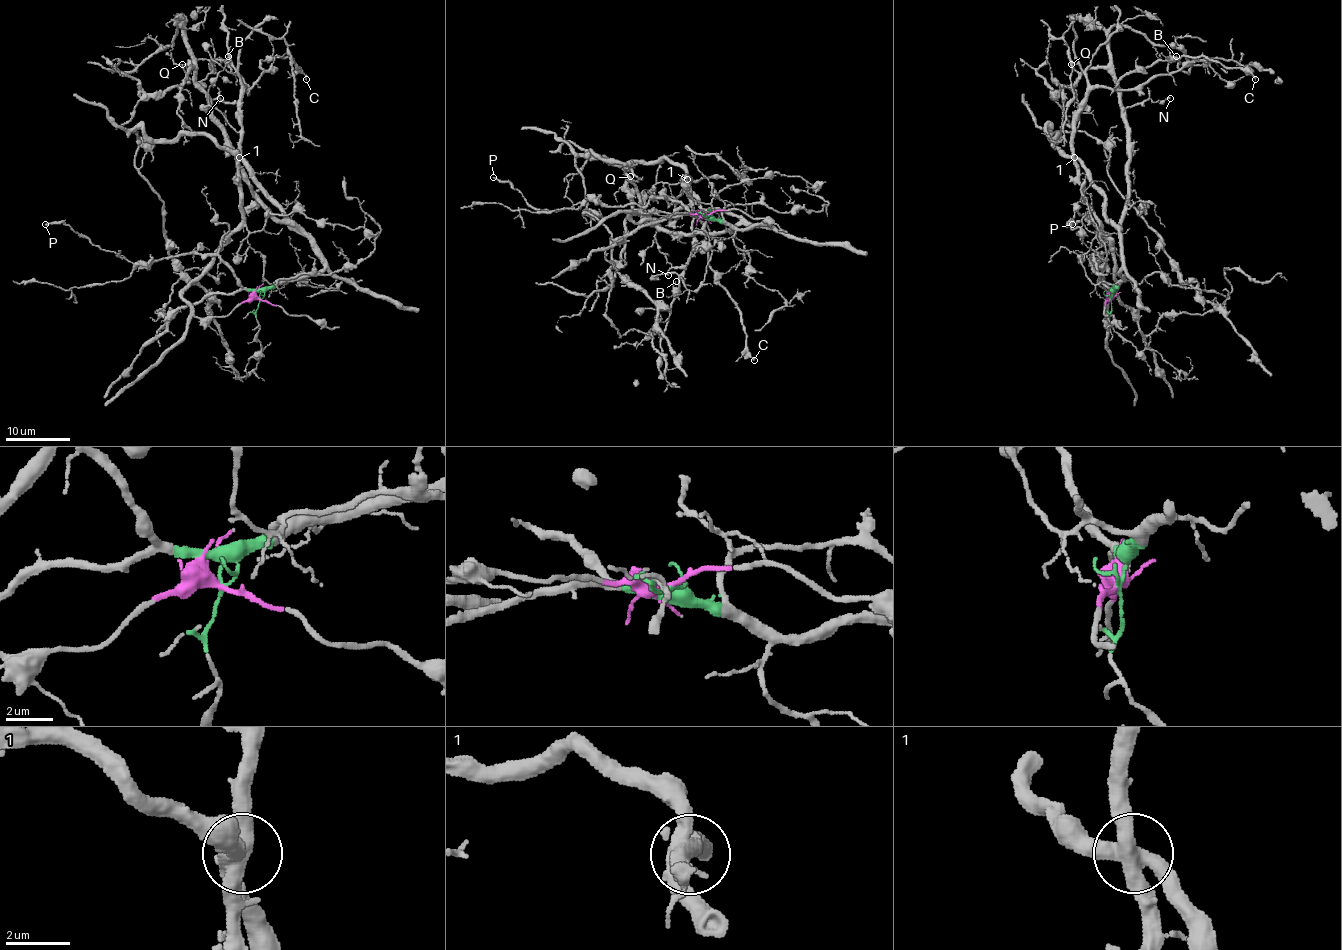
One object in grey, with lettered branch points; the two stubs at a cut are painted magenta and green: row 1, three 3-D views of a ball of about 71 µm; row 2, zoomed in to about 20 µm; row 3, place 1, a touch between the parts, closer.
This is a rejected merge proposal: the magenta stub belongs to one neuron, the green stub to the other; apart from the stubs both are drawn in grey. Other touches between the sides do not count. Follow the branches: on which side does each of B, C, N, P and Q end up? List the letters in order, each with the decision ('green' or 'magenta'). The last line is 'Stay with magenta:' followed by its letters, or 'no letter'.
B: magenta
C: magenta
N: green
P: green
Q: green
Stay with magenta: B, C

